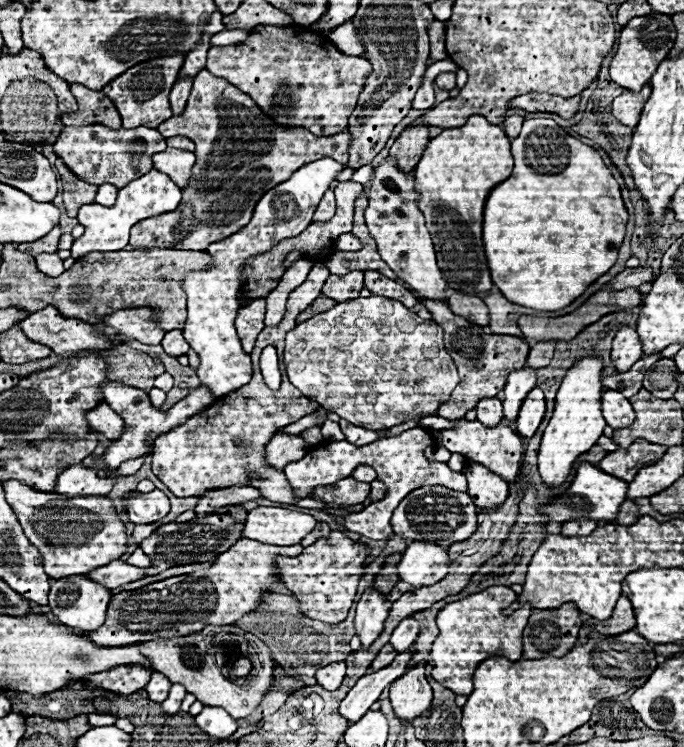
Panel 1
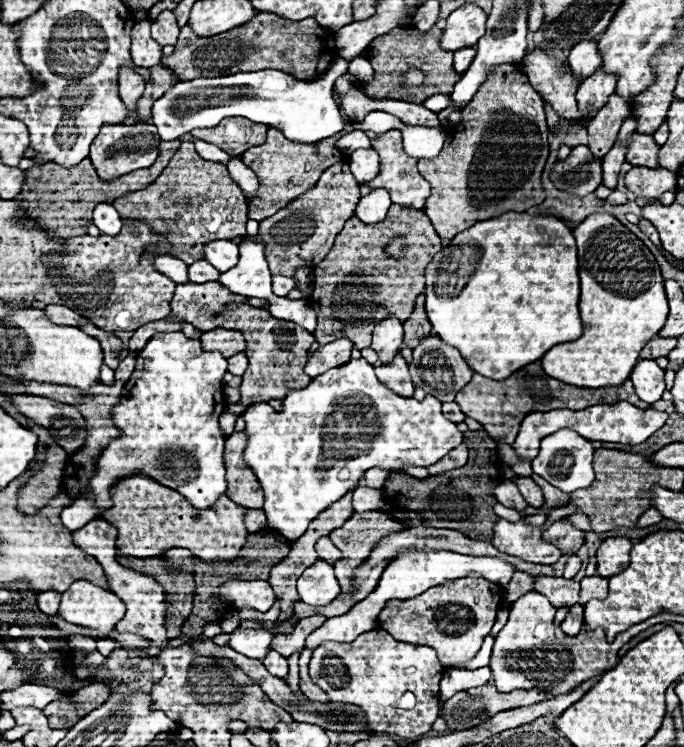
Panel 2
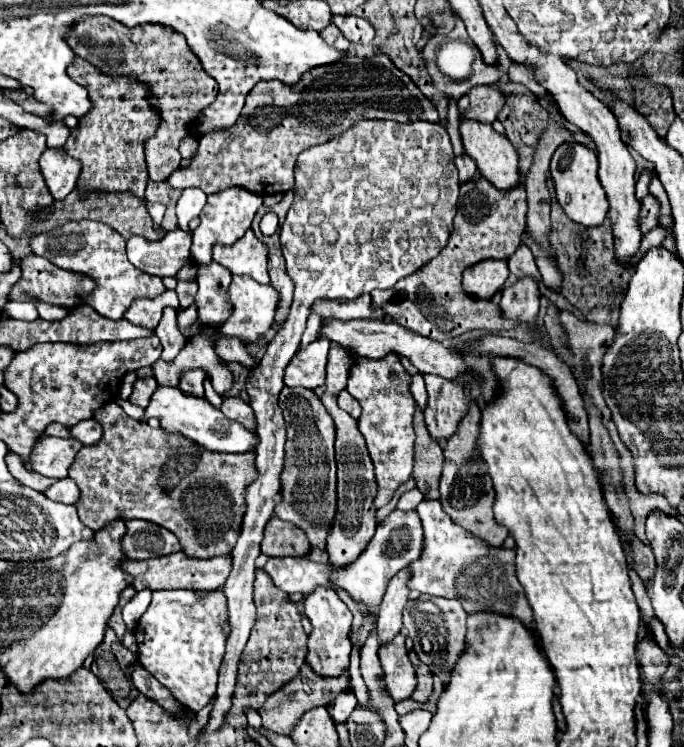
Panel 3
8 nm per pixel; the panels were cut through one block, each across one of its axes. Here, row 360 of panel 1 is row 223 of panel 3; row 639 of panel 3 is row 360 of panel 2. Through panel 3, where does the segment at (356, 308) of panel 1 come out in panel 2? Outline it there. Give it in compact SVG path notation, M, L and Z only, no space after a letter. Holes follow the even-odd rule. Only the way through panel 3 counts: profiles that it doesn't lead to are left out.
M242 352L236 354L236 356L232 356L232 358L228 358L228 372L230 374L242 376L246 372L246 368L248 368L248 358Z

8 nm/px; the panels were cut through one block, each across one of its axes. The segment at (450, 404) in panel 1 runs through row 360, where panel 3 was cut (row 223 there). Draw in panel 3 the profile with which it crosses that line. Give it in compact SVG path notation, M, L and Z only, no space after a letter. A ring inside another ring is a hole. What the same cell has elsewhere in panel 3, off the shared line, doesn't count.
M474 178L460 184L458 214L454 218L454 232L448 246L430 260L416 274L398 280L394 288L372 292L372 308L382 308L390 320L404 328L414 328L416 334L432 338L436 342L450 342L470 330L504 332L516 328L518 320L508 320L492 300L476 300L462 290L460 276L464 268L486 260L490 256L510 258L520 244L520 236L526 230L526 192L518 184L512 192L500 192L488 180Z

